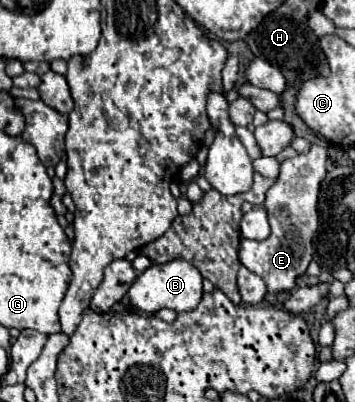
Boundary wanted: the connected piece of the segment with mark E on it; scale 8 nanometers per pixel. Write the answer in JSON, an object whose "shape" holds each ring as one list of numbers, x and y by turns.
{"shape":[[313,145,309,153,299,153,281,163,277,181,269,187,265,195,265,209,269,215,271,235,265,241,253,241,253,245,239,247,241,263,259,275,269,293,283,293,297,289,297,277,305,273,313,255,313,235,319,227,317,195,319,183,327,173,327,149]]}

